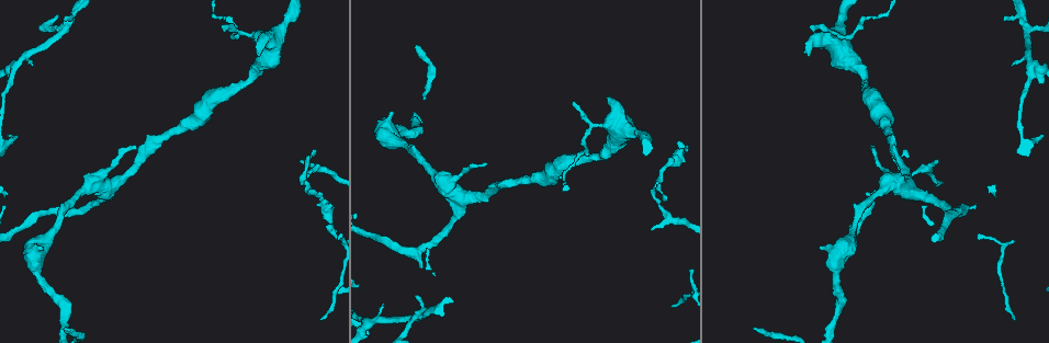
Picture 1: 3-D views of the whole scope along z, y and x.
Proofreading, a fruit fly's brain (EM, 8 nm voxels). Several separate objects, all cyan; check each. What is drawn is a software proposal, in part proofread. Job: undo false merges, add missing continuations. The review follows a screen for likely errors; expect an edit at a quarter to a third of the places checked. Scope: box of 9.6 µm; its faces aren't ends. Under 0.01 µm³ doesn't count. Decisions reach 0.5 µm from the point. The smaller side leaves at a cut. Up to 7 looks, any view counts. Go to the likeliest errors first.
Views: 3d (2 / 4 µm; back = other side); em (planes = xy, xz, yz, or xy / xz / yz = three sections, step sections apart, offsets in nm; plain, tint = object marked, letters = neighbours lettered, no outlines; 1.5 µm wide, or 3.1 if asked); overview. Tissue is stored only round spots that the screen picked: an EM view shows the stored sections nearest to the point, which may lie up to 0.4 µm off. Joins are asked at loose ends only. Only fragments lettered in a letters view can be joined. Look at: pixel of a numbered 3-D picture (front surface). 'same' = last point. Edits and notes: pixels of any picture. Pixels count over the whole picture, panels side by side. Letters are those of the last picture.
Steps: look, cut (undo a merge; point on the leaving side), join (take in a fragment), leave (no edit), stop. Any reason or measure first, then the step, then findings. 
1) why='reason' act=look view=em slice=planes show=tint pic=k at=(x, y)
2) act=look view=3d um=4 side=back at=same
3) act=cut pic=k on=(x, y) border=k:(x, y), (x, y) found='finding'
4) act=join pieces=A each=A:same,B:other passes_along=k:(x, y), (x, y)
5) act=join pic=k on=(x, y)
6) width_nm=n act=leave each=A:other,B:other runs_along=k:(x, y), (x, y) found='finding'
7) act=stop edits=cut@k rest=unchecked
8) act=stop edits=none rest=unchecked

why='free end' act=look view=em um=3.1 slice=xy step=8 show=letters pic=1 at=(809, 56)

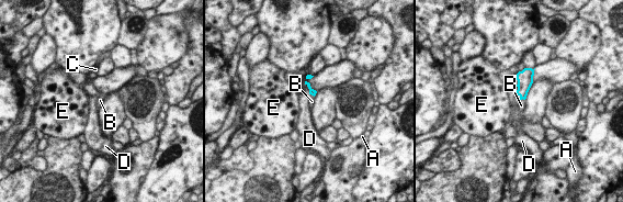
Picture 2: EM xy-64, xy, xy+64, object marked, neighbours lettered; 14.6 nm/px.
act=look view=em um=3.1 slice=planes show=letters at=same

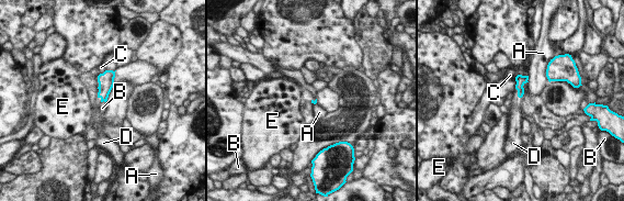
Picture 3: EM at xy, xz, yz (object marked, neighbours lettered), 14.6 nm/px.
longest_contact=D:180nm act=join pieces=D each=A:other,B:other,C:other,D:same,E:other passes_along=3:(520, 79), (518, 93), (517, 102) found='it goes on there'

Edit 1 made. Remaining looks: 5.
why='thick turns thin' act=look view=em slice=planes show=tint pic=1 at=(321, 195)

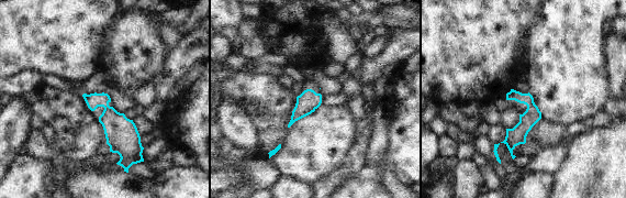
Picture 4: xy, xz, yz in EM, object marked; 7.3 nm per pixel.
why='what lies round it' act=look view=em slice=planes show=letters at=same

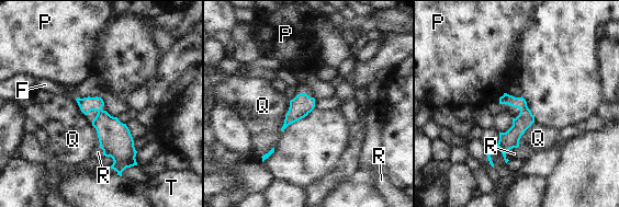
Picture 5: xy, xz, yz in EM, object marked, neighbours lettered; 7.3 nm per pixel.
width_nm=120 act=leave each=F:other,P:other,Q:other,R:other,T:other border=5:(290, 101), (281, 131) found='continuous, no second neuron'

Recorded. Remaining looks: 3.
why='two arms in line, one across' act=look view=3d um=2 pic=1 at=(61, 34)

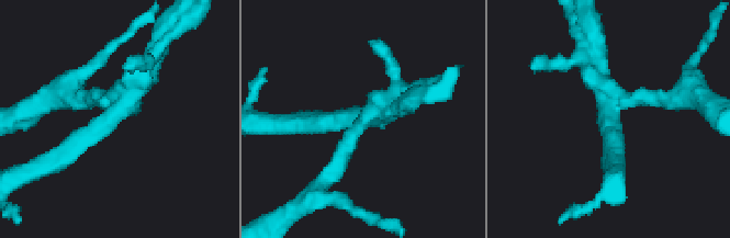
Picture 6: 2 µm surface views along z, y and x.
arms=3 arm_widths_nm=170,200,200 act=look view=em slice=planes show=tint pic=6 at=(610, 120)

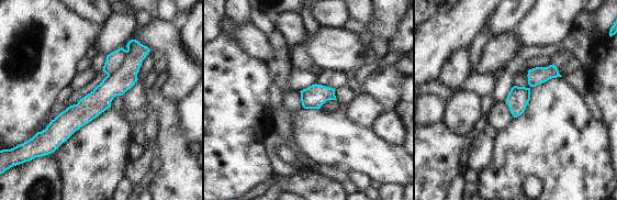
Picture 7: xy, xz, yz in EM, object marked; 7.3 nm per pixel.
act=look view=em slice=planes show=letters at=same

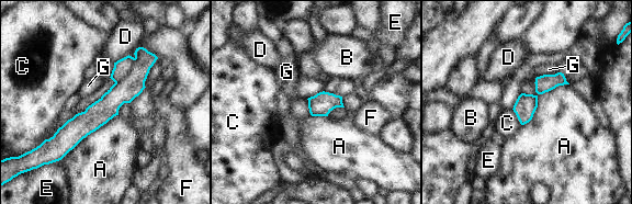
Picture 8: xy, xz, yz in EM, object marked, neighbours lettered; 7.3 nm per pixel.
width_nm=160 act=cut pic=8 on=(122, 67) each=A:other,B:other,C:other,D:other,E:other,F:other,G:other found='two neurons meet here'

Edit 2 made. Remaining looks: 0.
act=stop edits=join@3,cut@8 rest=unchecked

